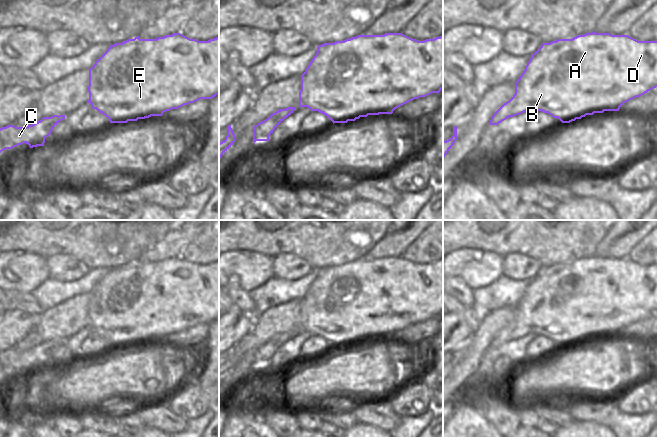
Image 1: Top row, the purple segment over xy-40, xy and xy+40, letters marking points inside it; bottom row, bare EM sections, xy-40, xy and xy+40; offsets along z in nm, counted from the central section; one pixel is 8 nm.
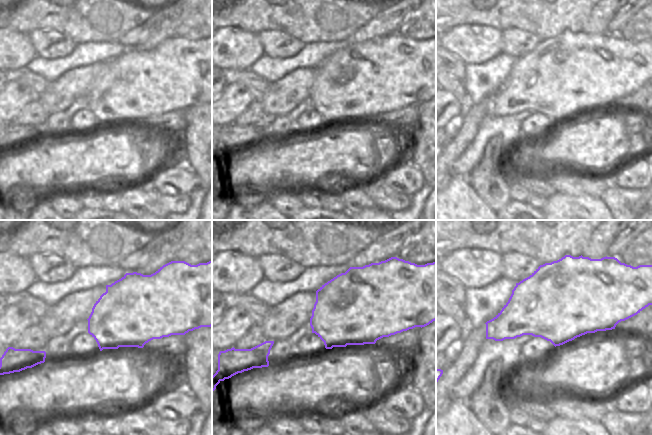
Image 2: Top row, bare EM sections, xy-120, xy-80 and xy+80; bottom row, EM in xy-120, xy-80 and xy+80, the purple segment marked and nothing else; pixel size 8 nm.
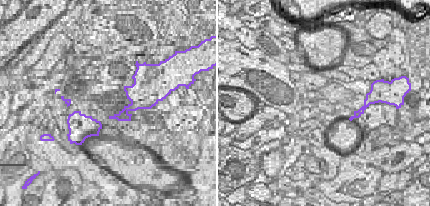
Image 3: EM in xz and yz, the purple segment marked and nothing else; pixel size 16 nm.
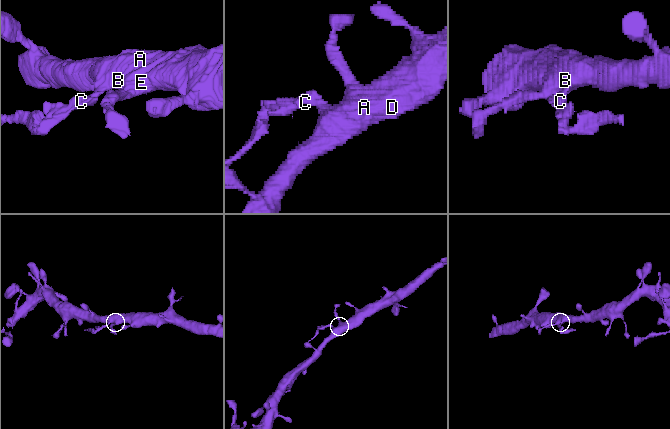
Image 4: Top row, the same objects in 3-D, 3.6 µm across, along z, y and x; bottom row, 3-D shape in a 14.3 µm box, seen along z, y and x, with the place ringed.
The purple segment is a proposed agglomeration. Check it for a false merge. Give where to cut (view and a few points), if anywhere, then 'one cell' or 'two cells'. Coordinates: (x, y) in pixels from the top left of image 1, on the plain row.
cut in xy along (273, 337), (278, 341), (286, 341); two cells

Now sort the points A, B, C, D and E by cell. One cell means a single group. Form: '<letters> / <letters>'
A B D E / C

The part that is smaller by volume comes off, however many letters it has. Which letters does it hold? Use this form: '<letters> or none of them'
C.

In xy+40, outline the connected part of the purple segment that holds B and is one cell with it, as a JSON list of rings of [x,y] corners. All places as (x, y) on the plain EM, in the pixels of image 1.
[[[586,257],[572,263],[543,267],[532,279],[525,294],[515,306],[515,318],[498,333],[502,341],[514,341],[530,333],[548,337],[562,347],[586,339],[619,335],[620,331],[657,311],[657,265],[638,265],[628,259]]]

